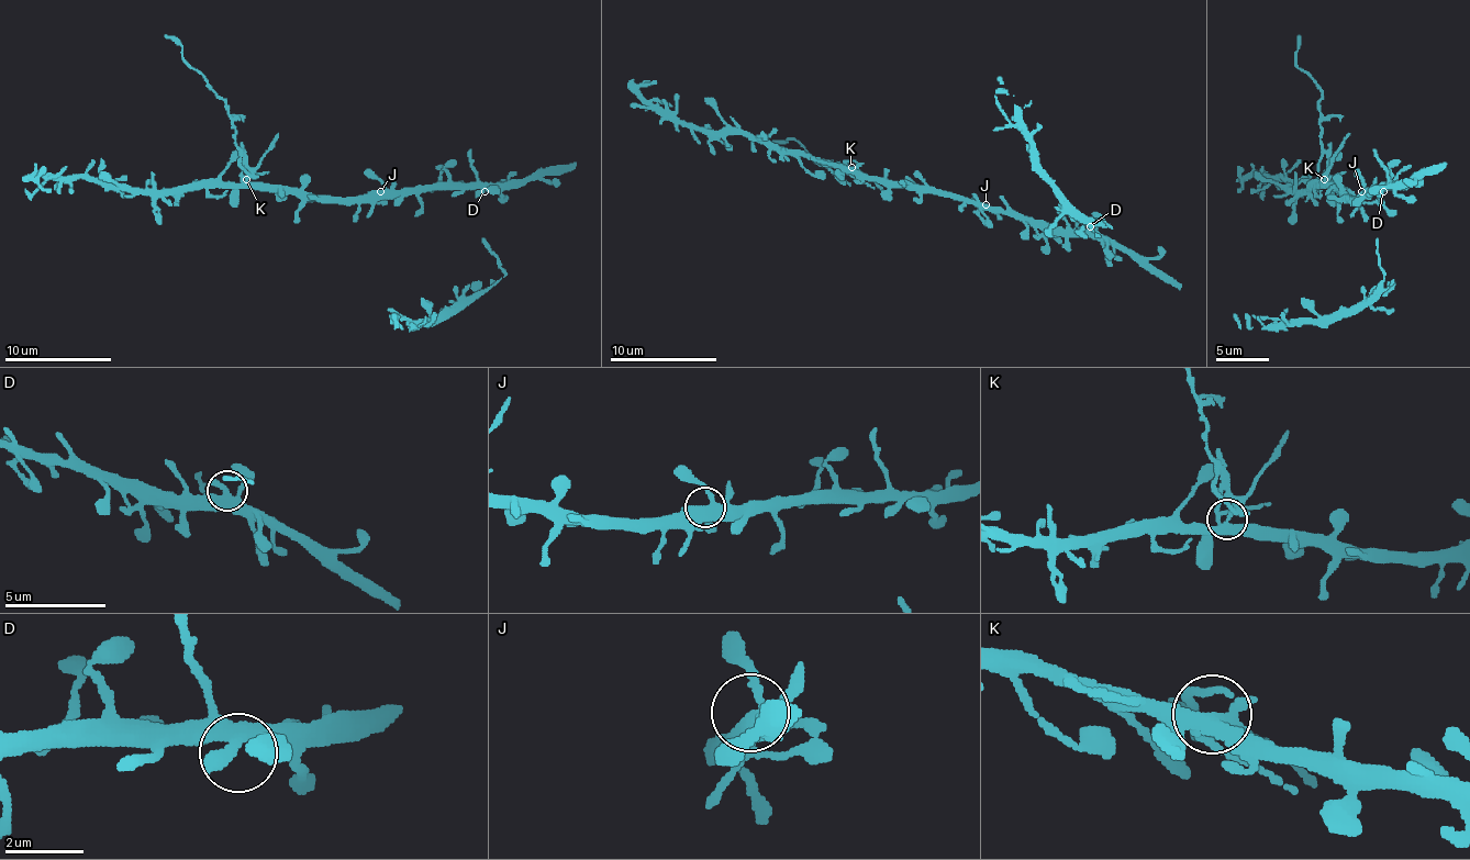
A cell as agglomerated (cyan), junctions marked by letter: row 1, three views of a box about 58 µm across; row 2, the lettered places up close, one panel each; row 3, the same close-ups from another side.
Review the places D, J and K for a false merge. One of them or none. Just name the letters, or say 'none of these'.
K

